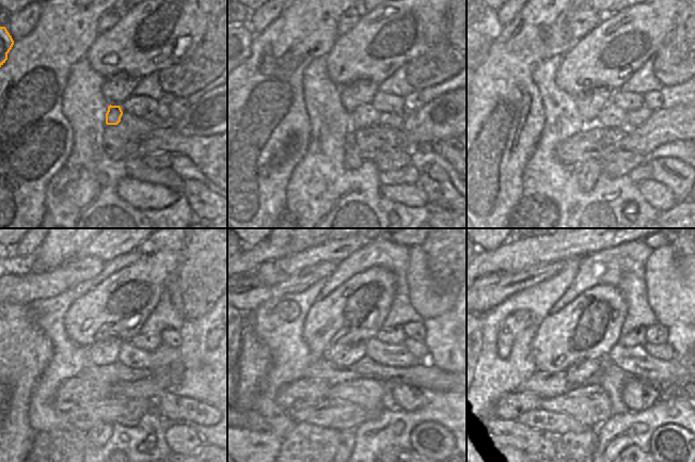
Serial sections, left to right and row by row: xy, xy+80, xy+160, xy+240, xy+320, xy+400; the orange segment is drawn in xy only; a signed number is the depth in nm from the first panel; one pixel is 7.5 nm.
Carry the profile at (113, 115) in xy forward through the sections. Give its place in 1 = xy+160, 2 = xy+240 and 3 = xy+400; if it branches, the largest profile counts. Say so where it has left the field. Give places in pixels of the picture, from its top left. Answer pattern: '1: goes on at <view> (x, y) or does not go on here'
1: goes on at xy+160 (612, 115)
2: goes on at xy+240 (128, 354)
3: goes on at xy+400 (635, 361)

